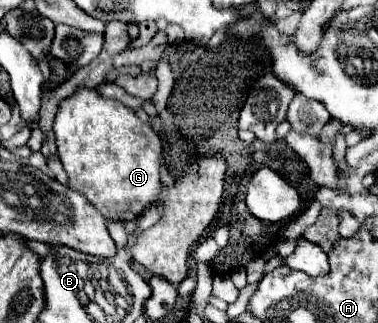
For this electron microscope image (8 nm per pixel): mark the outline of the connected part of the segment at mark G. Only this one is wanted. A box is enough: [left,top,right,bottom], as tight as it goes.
[54,91,162,221]

